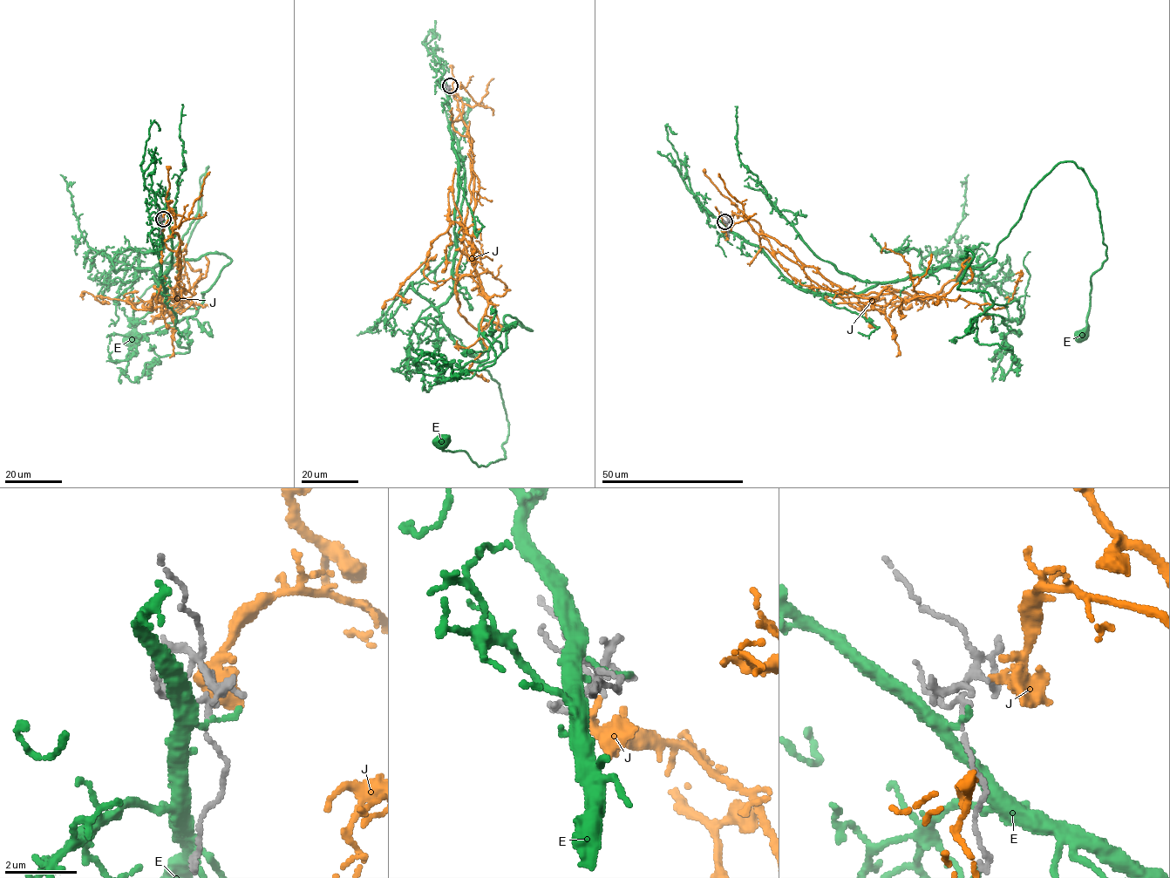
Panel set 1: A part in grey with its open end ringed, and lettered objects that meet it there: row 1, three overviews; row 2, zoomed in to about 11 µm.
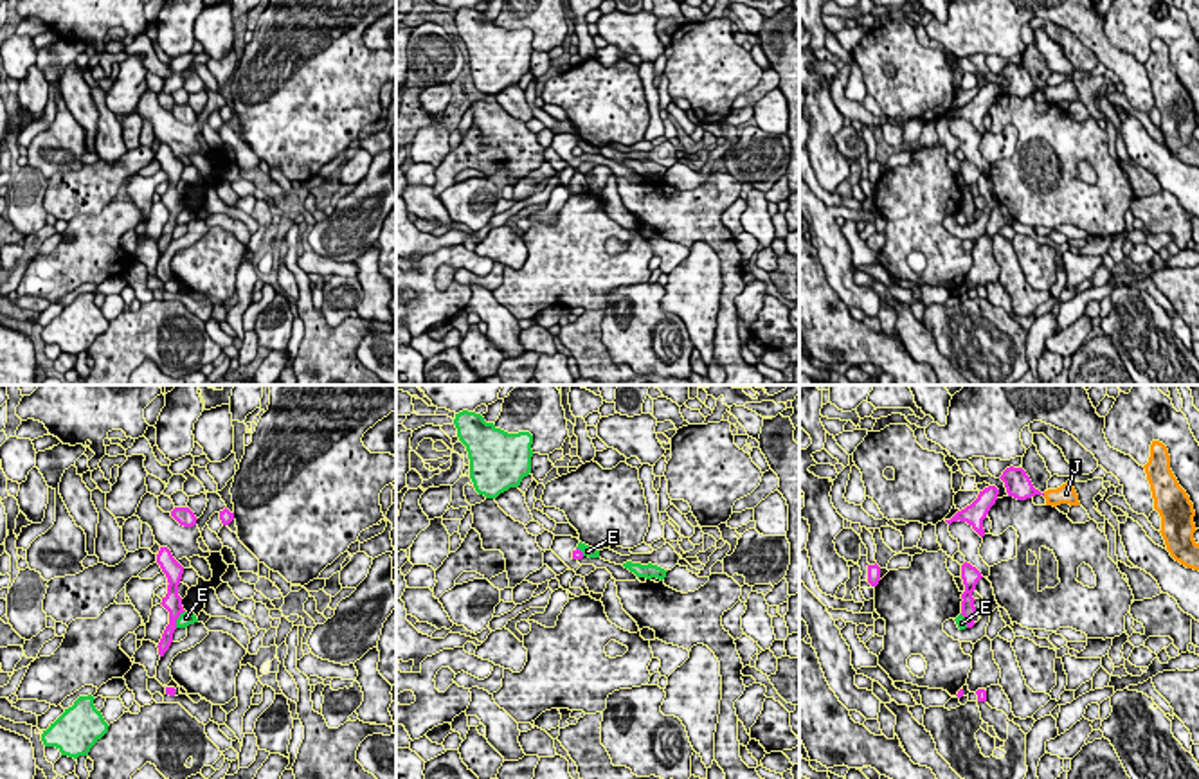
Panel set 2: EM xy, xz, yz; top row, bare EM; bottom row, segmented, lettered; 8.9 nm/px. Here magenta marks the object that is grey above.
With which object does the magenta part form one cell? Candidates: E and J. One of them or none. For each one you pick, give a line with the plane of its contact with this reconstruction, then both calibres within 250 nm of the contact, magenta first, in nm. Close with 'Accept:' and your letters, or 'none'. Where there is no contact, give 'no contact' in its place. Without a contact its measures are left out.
Accept: none

